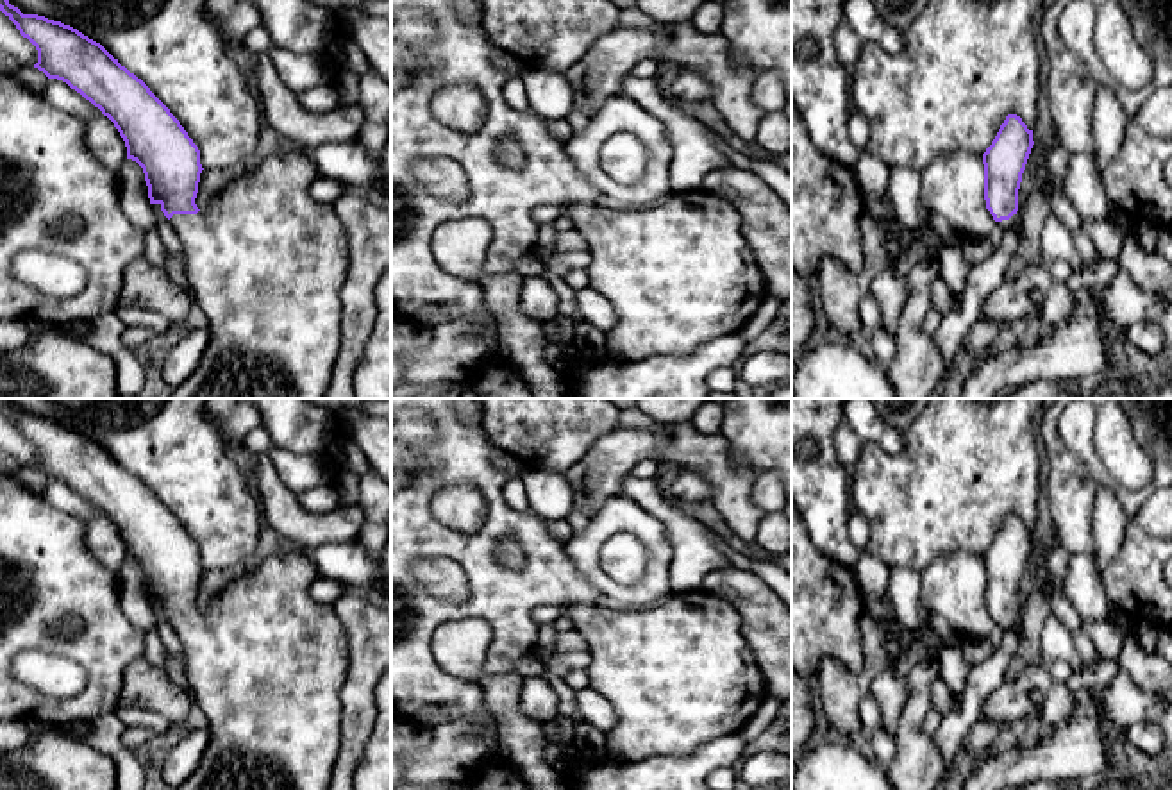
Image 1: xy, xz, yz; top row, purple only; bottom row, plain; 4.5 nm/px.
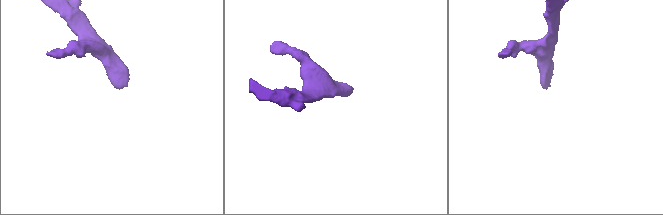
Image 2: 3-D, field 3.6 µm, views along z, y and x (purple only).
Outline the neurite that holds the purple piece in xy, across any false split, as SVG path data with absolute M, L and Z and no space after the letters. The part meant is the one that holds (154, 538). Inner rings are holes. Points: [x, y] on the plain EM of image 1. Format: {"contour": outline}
{"contour": "M0 399L0 411L16 425L20 434L36 447L38 463L34 465L34 468L43 472L48 479L66 483L71 490L80 493L86 500L98 508L104 517L107 517L114 524L114 527L118 529L120 536L125 542L127 559L136 561L143 568L150 604L161 606L161 611L170 620L170 626L180 642L182 647L180 658L184 661L184 674L189 685L189 693L193 697L193 702L197 702L205 713L209 744L197 770L180 786L172 790L329 790L332 769L339 754L339 710L341 710L339 690L347 672L348 642L332 604L318 602L309 593L313 581L320 576L314 559L302 550L291 552L282 550L280 554L273 554L257 567L245 567L245 572L239 579L216 590L209 601L209 606L205 609L198 609L195 599L198 593L200 574L204 570L200 565L200 550L188 536L180 522L150 492L150 488L134 474L130 474L125 466L121 466L118 459L114 459L100 443L89 440L77 429L64 425L61 422L48 420L45 416L23 415L18 408L11 406L7 399Z"}

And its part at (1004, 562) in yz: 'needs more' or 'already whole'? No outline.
needs more

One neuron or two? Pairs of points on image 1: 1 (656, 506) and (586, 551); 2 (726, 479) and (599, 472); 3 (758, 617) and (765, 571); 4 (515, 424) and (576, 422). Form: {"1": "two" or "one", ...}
{"1": "two", "2": "one", "3": "two", "4": "one"}

